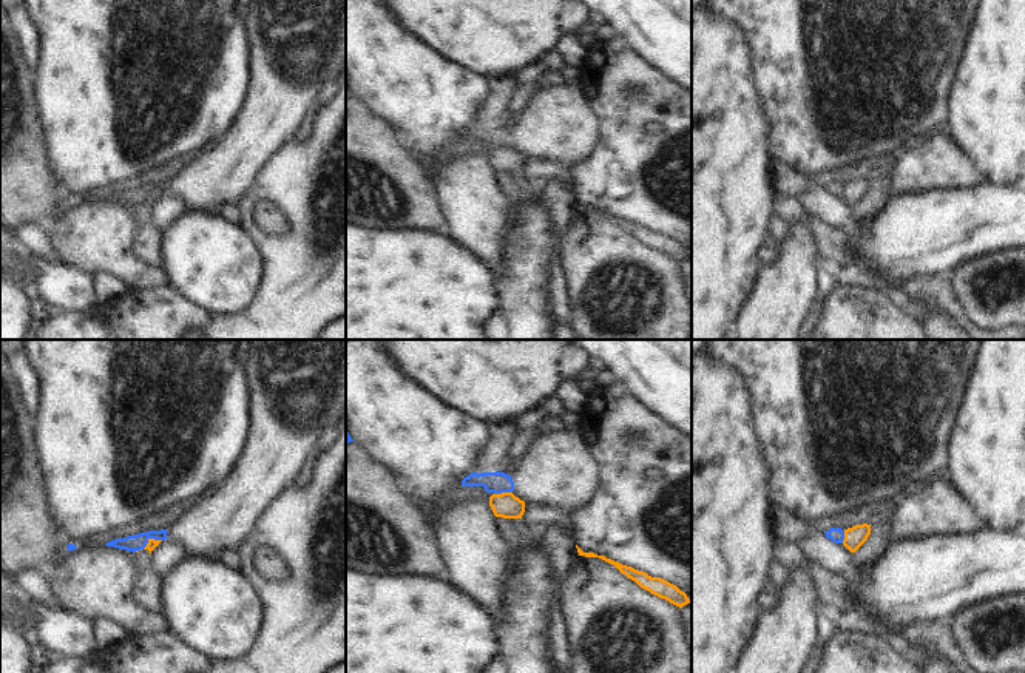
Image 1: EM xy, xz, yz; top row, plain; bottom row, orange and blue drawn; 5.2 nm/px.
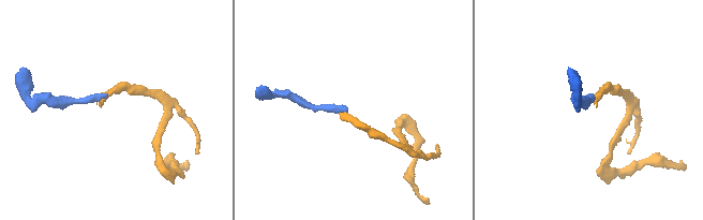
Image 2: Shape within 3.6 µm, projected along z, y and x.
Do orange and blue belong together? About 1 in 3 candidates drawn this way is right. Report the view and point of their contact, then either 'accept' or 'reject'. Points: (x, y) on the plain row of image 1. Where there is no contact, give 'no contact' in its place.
xz (502, 147) | reject

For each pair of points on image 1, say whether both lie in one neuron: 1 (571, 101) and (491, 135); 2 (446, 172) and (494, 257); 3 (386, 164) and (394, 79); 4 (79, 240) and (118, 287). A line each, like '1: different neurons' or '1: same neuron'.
1: same neuron
2: same neuron
3: different neurons
4: different neurons

